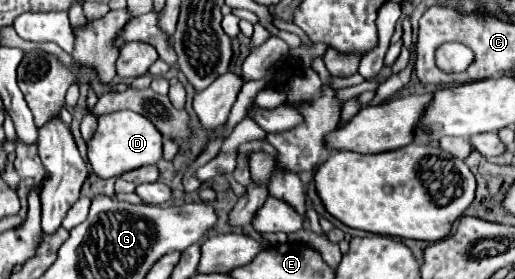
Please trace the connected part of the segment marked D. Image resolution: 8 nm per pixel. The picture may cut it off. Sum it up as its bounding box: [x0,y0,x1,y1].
[88,110,162,178]

